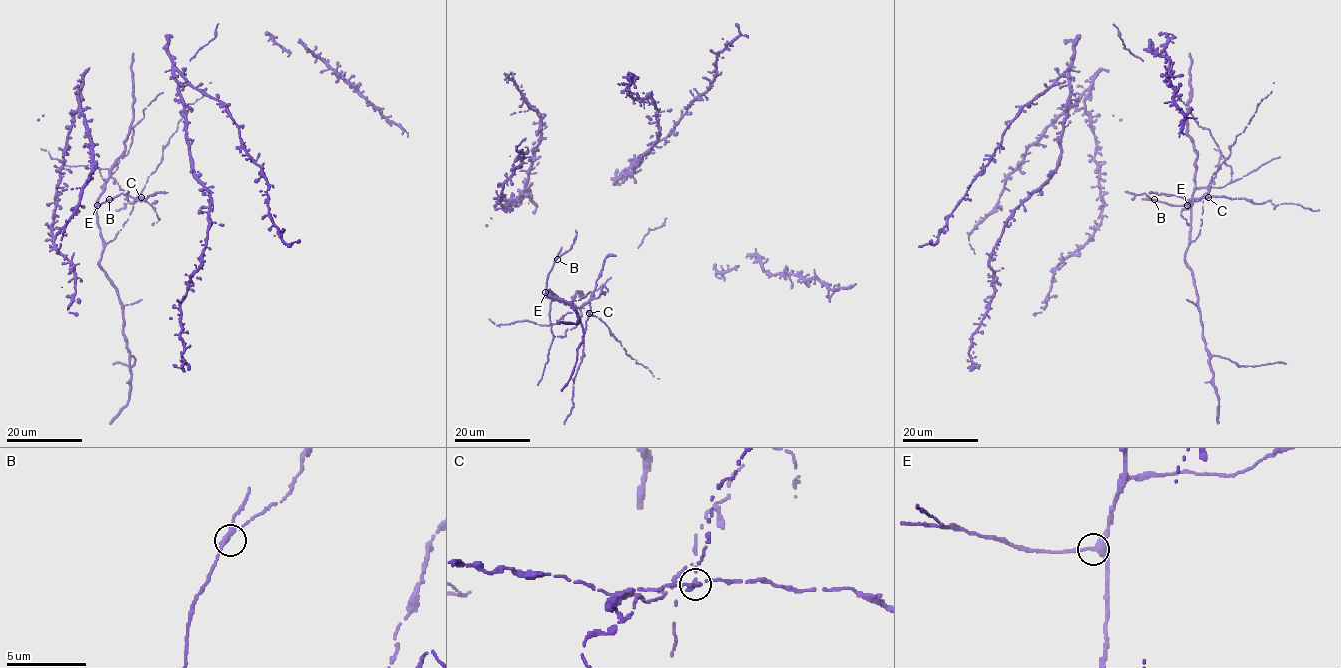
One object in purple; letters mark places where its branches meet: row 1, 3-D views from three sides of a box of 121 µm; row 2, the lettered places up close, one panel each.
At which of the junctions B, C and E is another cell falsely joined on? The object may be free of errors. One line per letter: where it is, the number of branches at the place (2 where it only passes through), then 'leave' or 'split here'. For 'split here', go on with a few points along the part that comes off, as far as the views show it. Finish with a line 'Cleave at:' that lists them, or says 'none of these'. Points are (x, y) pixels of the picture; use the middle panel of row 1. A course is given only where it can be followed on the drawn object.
B: place (557, 259); branches 3; leave
C: place (589, 313); branches 3; split here; course (589, 312), (590, 298), (555, 324), (516, 321), (496, 325), (489, 319)
E: place (545, 292); branches 3; leave
Cleave at: C

